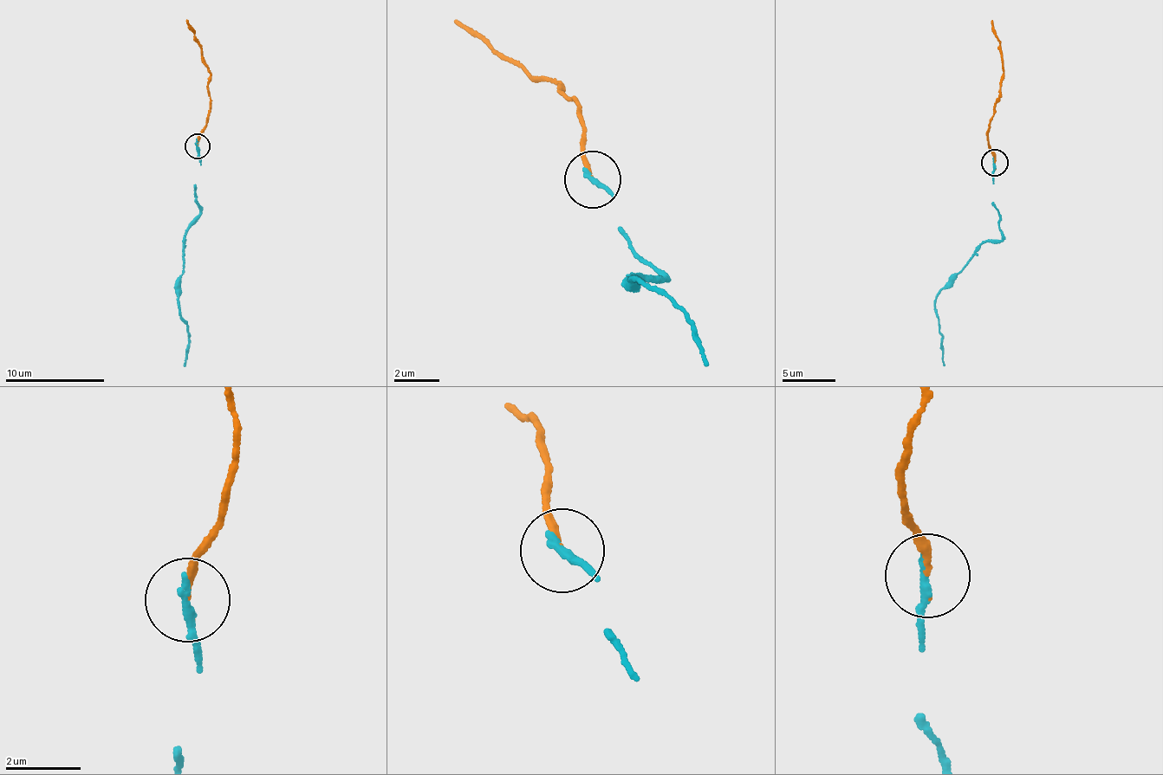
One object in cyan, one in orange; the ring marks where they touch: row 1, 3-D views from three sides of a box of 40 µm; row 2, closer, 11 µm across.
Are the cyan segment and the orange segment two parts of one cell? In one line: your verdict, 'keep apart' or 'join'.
join

